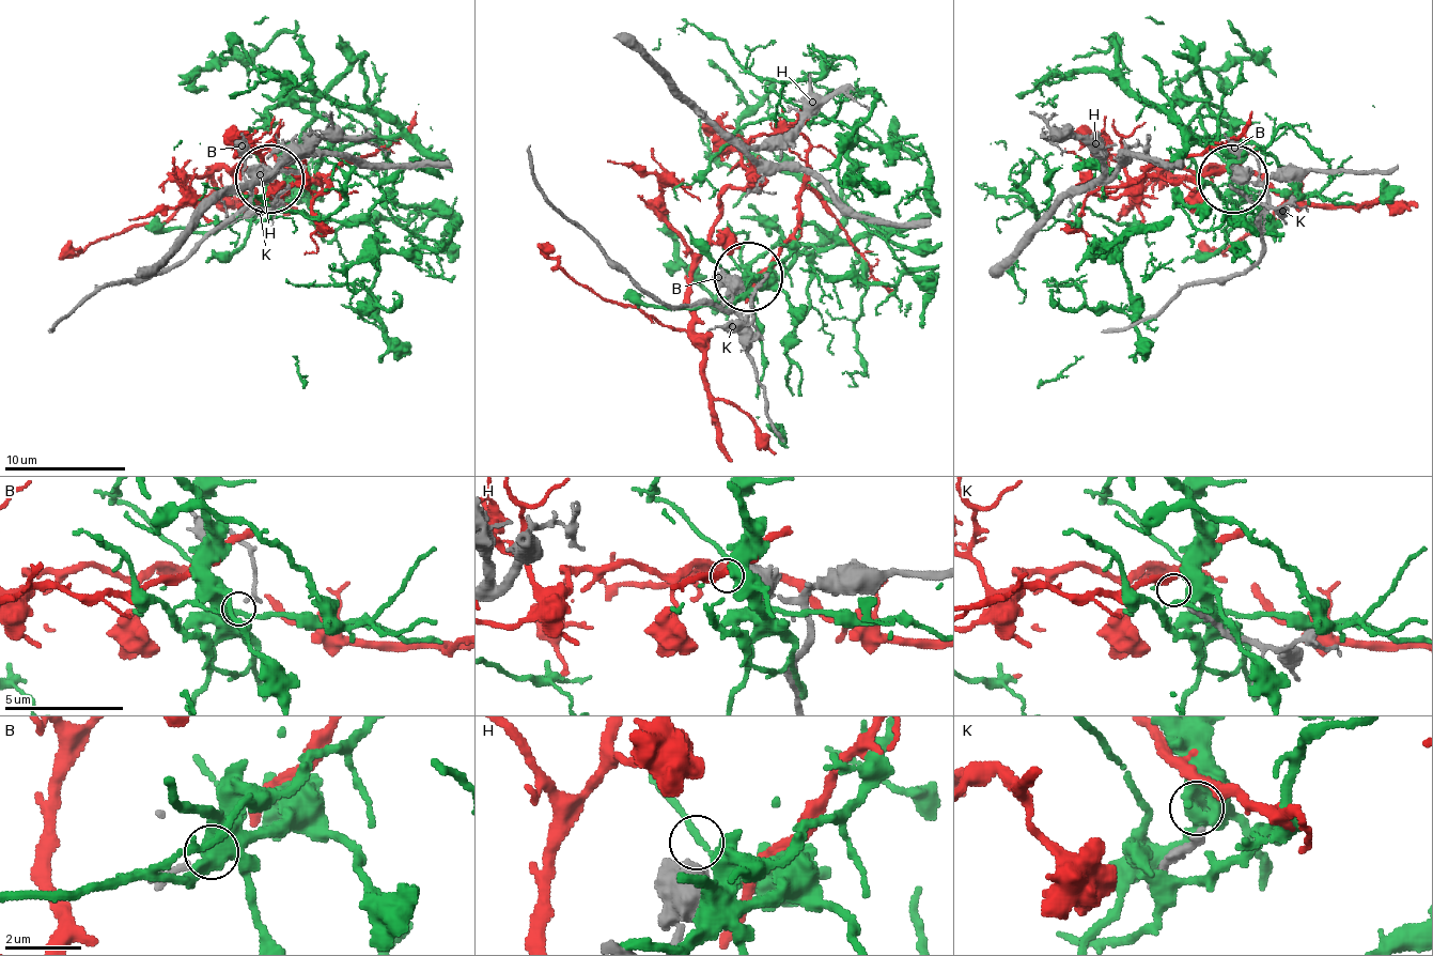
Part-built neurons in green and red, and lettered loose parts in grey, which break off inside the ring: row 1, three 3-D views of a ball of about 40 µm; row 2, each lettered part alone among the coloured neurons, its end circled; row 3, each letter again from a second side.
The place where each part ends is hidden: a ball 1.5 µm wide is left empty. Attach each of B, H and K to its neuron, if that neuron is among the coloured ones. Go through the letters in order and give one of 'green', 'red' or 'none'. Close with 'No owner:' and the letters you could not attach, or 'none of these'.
B: none
H: none
K: red
No owner: B, H

